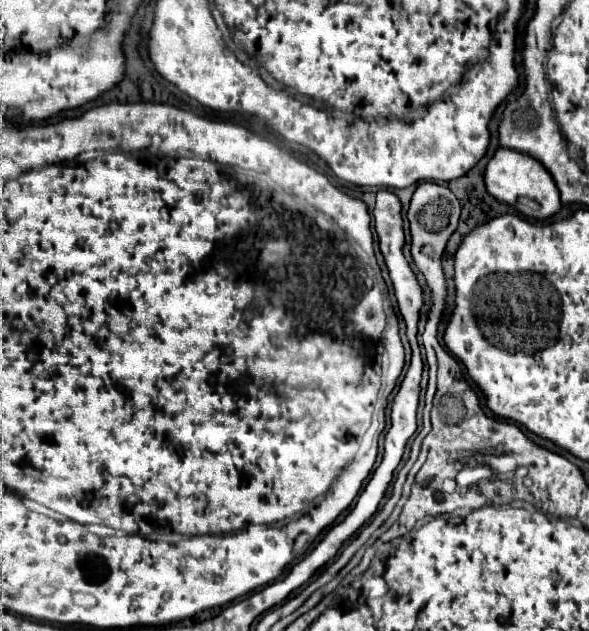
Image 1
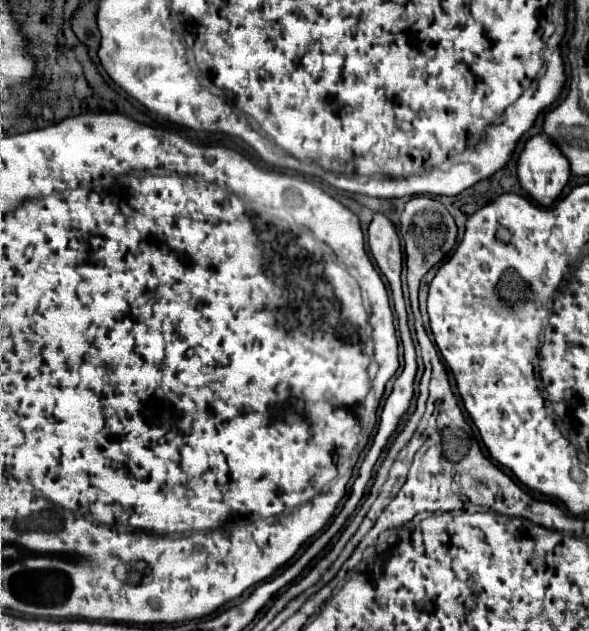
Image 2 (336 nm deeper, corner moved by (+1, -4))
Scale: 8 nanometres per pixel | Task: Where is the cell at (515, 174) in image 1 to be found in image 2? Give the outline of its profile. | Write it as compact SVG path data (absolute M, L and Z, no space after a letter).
M537 134L531 140L527 140L519 162L517 162L517 174L519 174L519 182L525 188L525 192L531 194L533 200L537 200L541 206L551 206L555 202L555 198L561 194L563 186L569 180L571 168L569 168L569 160L565 158L565 154L559 150L559 146L545 134Z

